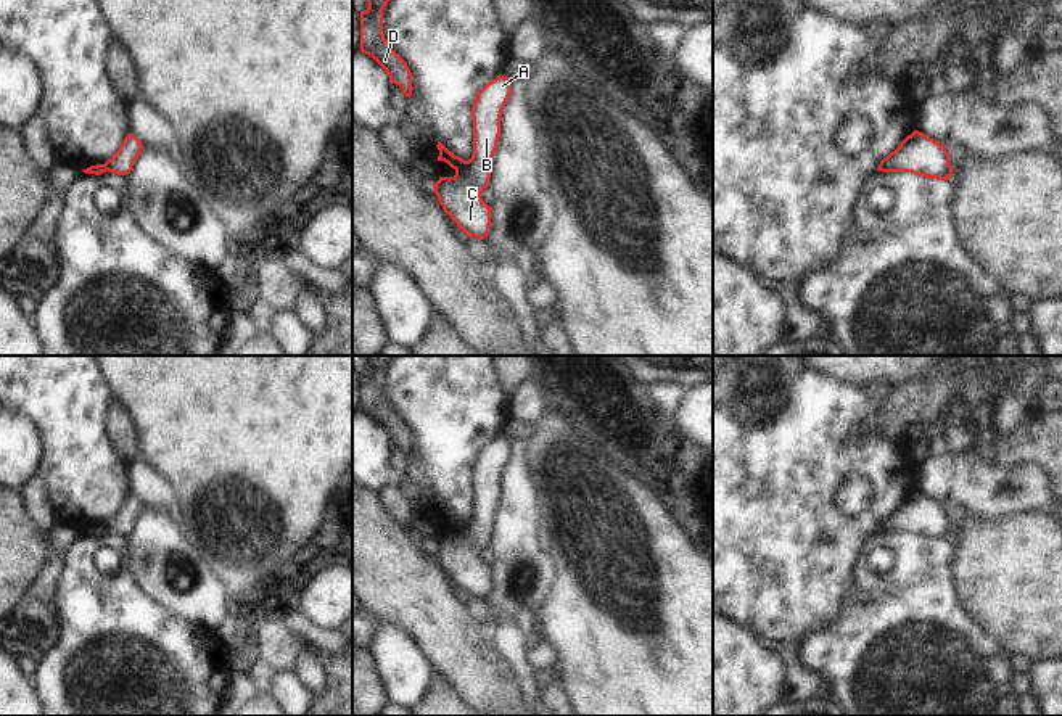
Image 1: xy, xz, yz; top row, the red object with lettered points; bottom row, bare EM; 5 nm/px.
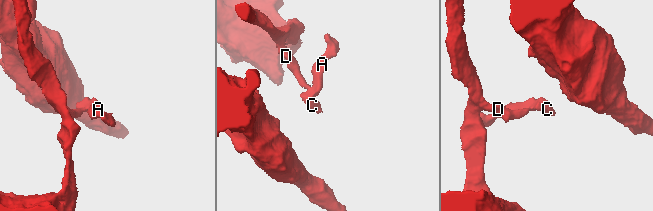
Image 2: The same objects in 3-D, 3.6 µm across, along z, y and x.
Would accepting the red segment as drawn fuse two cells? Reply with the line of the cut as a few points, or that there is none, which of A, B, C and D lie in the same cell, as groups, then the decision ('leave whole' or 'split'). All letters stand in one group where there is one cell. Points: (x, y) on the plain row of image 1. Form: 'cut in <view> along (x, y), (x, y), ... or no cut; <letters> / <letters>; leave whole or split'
cut in xz along (467, 522), (456, 530); A B C / D; split

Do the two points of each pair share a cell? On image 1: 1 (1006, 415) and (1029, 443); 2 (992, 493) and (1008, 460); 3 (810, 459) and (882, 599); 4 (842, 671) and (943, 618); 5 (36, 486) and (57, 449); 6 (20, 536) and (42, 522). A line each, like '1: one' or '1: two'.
1: two
2: two
3: two
4: one
5: two
6: two

